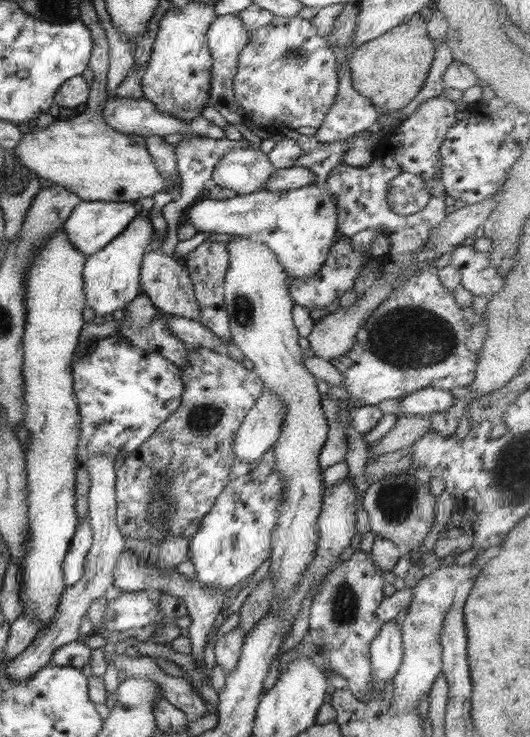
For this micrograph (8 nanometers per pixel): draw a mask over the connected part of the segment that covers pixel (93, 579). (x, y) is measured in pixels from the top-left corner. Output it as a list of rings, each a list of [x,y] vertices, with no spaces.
[[[91,454],[82,466],[86,467],[90,474],[90,488],[88,493],[89,517],[93,530],[93,543],[86,555],[84,574],[82,578],[72,586],[66,587],[62,591],[62,598],[58,603],[58,612],[54,616],[54,621],[50,621],[50,626],[46,626],[44,632],[40,632],[34,641],[24,649],[14,660],[7,662],[6,676],[10,681],[22,681],[30,676],[34,676],[38,670],[52,665],[52,653],[54,649],[62,648],[66,644],[80,639],[80,625],[84,616],[87,616],[90,604],[96,599],[105,597],[106,590],[113,586],[114,569],[117,558],[125,550],[125,536],[118,528],[115,521],[117,506],[115,499],[116,469],[114,469],[115,459],[105,454]]]

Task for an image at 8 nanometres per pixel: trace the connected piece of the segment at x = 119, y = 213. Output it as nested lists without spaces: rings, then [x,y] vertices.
[[[81,201],[67,216],[63,227],[66,229],[69,241],[77,246],[86,258],[90,258],[124,232],[139,212],[138,205],[128,202]]]

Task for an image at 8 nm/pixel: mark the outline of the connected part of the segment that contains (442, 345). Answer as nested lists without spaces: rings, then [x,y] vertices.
[[[432,263],[428,264],[428,266],[424,266],[422,270],[419,270],[418,273],[414,273],[411,277],[404,279],[402,282],[398,282],[390,291],[390,294],[387,294],[386,300],[382,301],[374,308],[370,318],[366,319],[366,322],[363,322],[363,325],[356,333],[352,348],[346,352],[346,354],[336,356],[329,360],[338,368],[343,376],[342,386],[350,393],[351,398],[349,399],[349,404],[351,407],[378,406],[382,400],[396,400],[401,398],[403,394],[426,388],[451,391],[453,388],[465,387],[474,380],[479,353],[483,350],[483,344],[487,337],[487,324],[485,323],[487,316],[484,314],[476,314],[472,305],[461,307],[453,293],[442,284],[438,272],[439,270],[436,270],[434,263]]]

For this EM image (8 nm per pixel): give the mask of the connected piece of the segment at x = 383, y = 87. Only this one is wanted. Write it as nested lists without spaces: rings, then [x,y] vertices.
[[[413,14],[400,26],[353,50],[348,66],[354,88],[363,97],[368,98],[378,110],[382,112],[402,110],[416,98],[424,86],[435,51],[434,41],[427,33],[427,23],[425,14]]]

